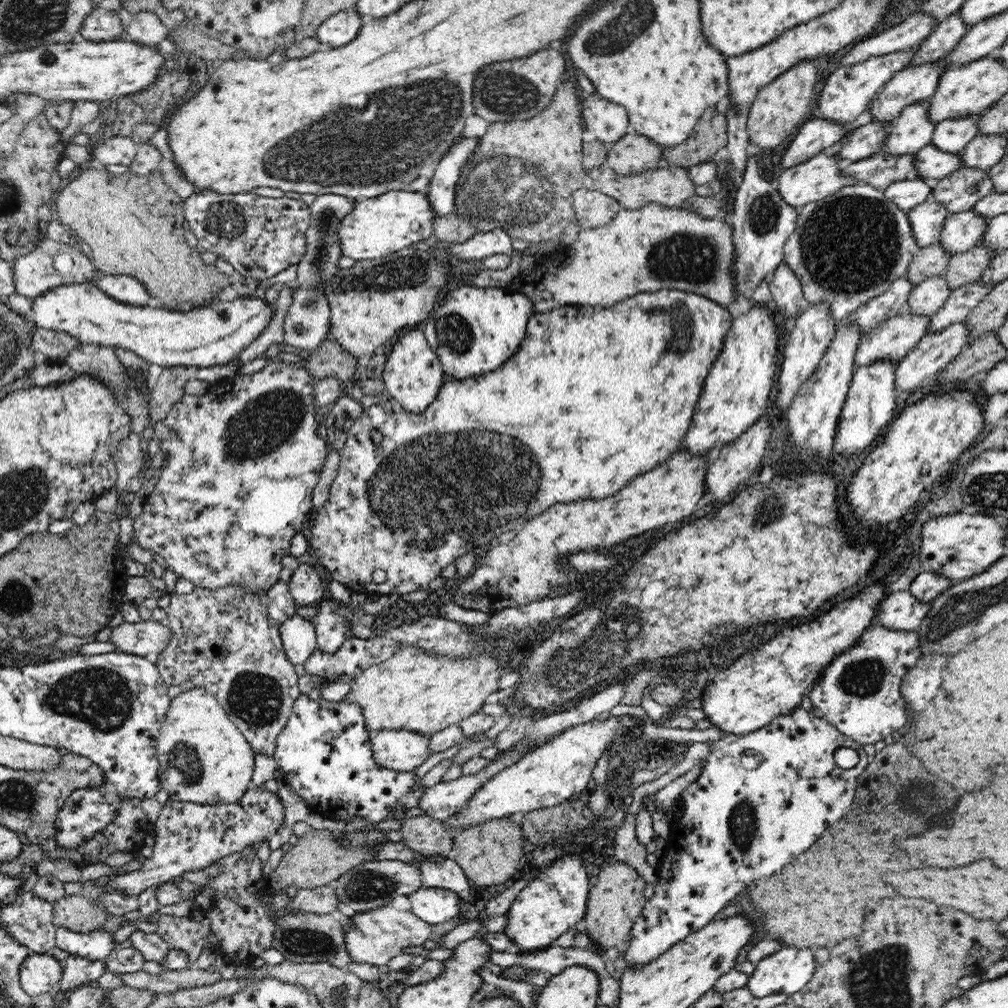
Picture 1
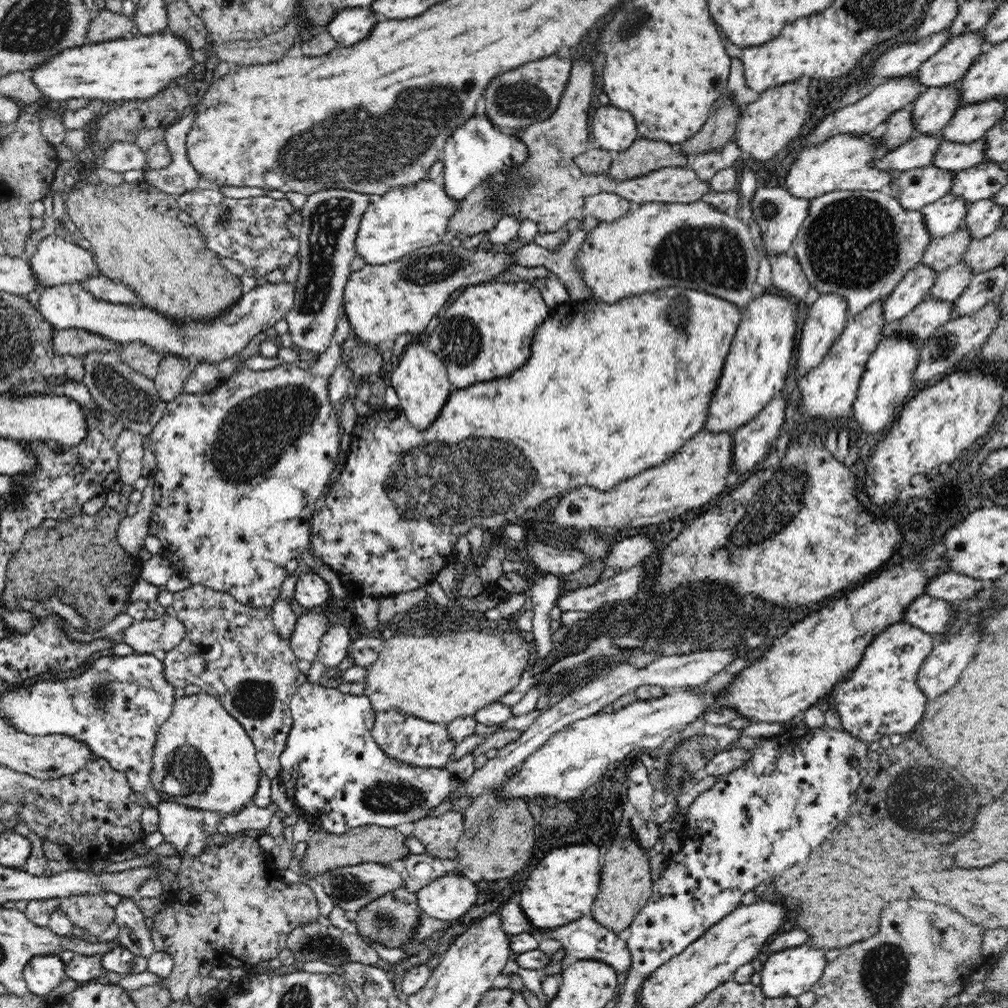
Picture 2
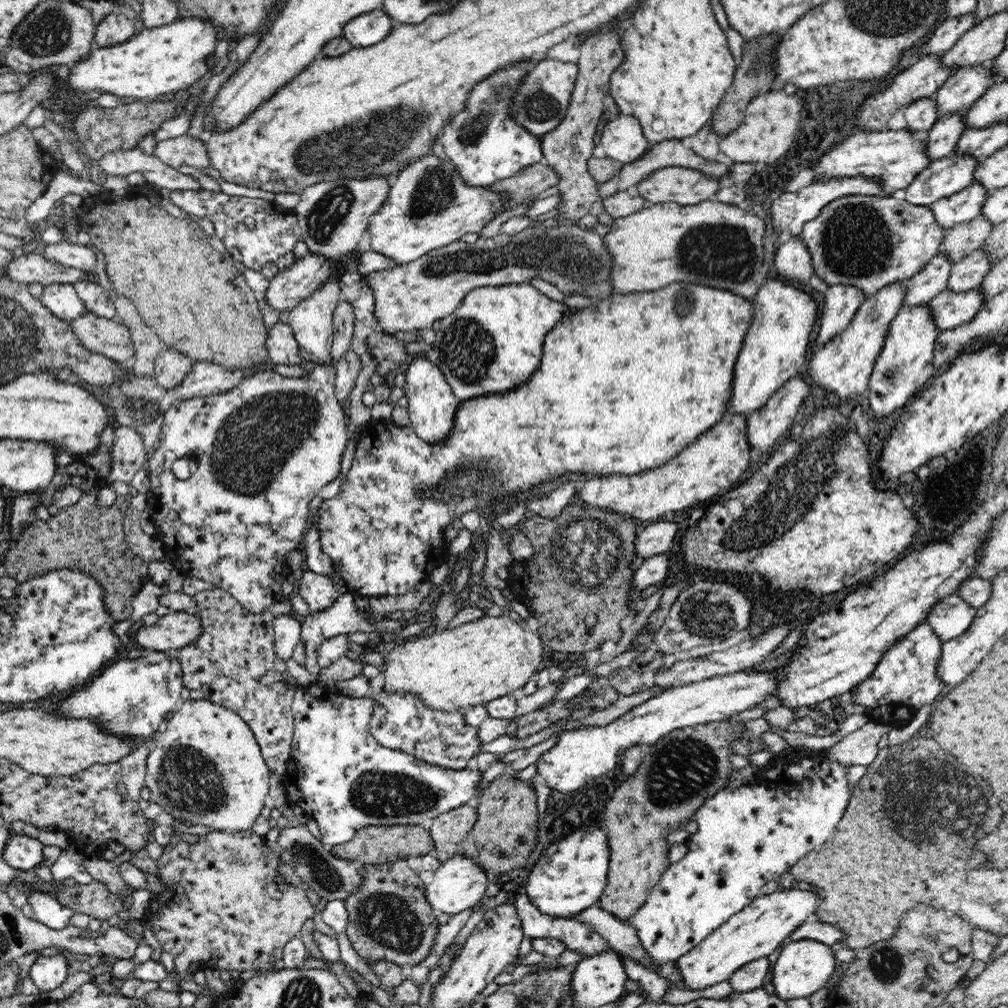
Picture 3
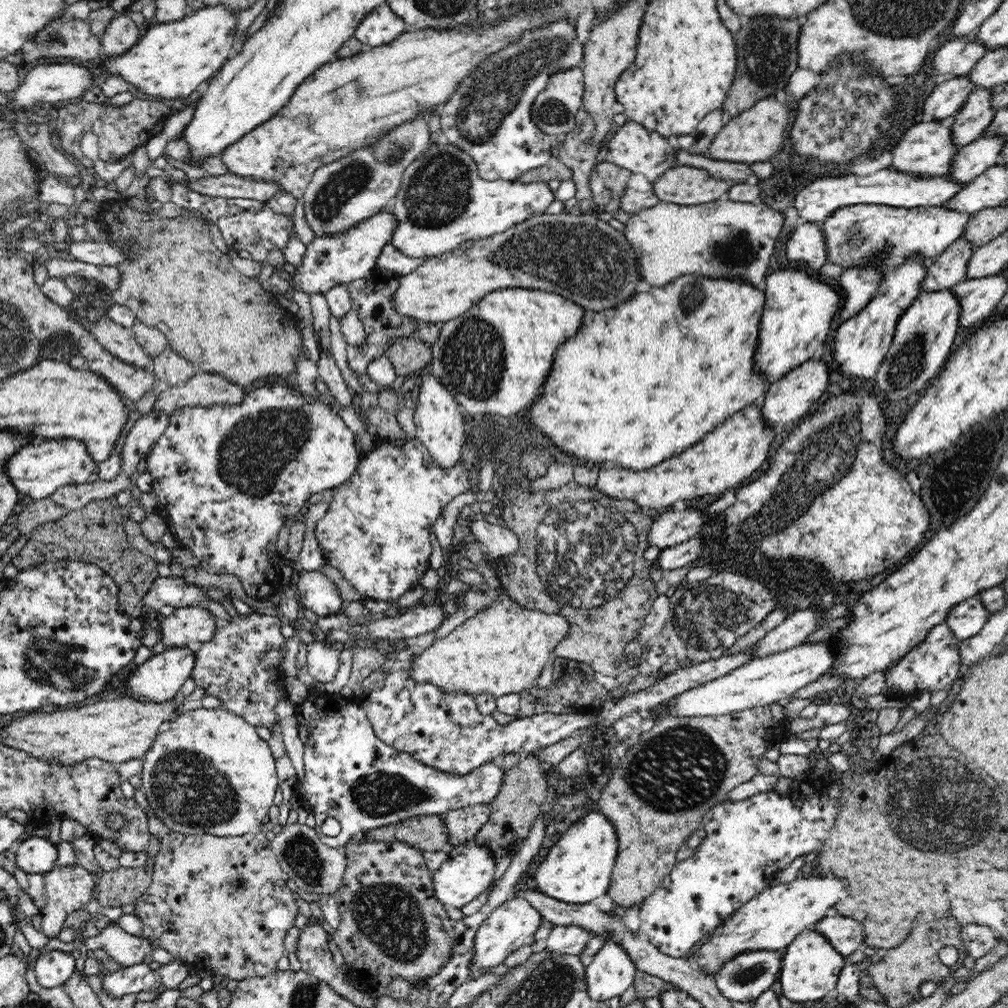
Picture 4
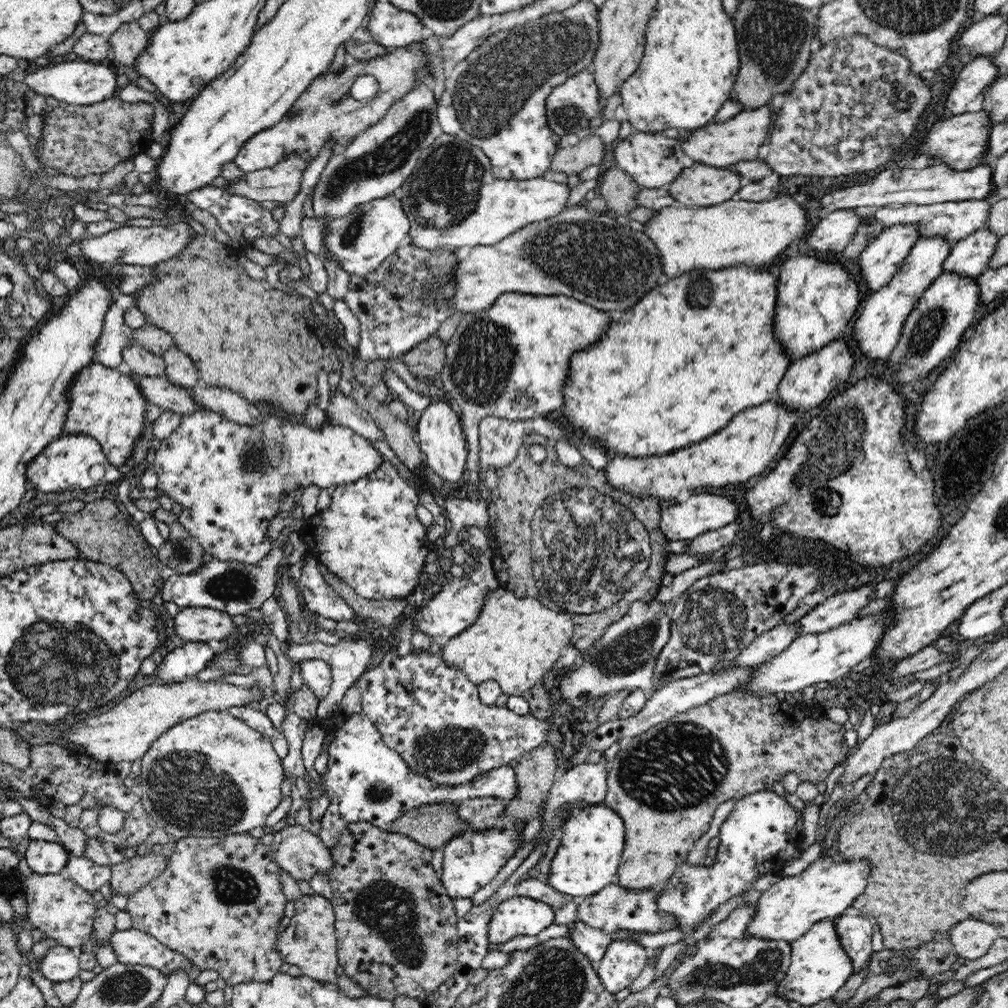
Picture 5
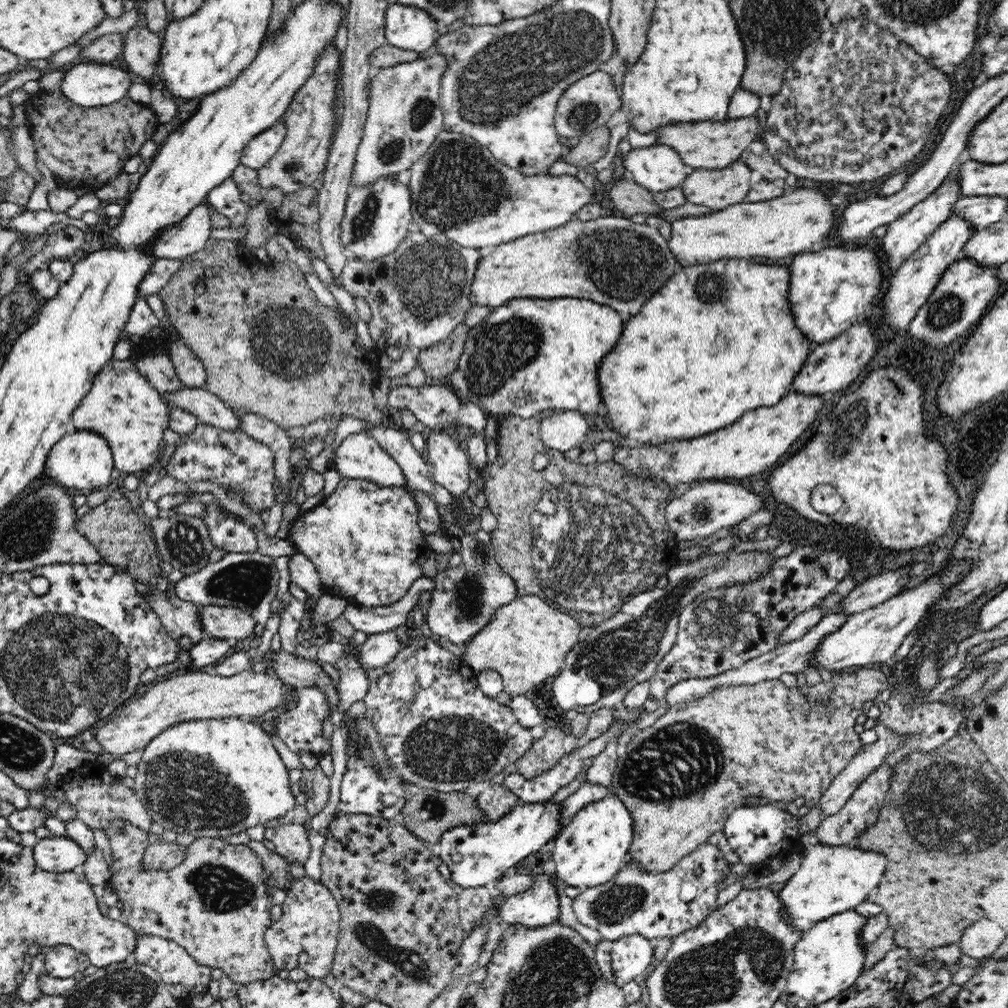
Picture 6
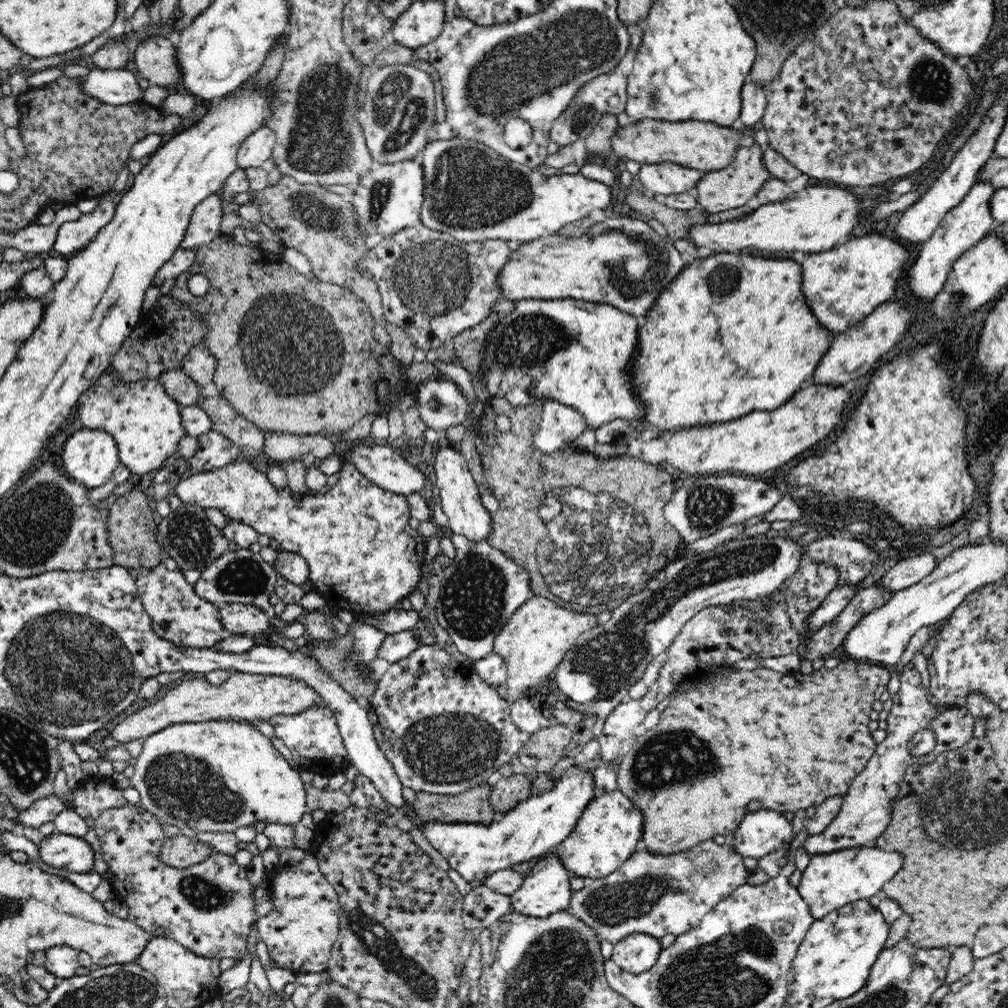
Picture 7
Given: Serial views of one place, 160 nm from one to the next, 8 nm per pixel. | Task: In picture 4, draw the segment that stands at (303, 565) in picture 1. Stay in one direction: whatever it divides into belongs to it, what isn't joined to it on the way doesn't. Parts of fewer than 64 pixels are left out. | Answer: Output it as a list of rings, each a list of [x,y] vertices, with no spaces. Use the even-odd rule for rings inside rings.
[[[302,571],[295,590],[300,594],[302,606],[315,612],[319,617],[336,614],[345,604],[337,586],[321,571]]]

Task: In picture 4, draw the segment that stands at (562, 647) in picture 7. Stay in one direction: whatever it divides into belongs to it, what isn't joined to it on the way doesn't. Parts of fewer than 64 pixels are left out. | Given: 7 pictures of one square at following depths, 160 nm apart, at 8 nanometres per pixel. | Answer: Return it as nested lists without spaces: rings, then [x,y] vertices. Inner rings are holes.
[[[502,590],[498,602],[491,603],[447,636],[436,639],[424,650],[417,650],[410,660],[408,677],[412,677],[412,680],[418,683],[436,685],[442,693],[468,693],[472,697],[482,693],[492,693],[494,697],[520,693],[535,686],[540,670],[548,664],[556,644],[569,634],[568,628],[570,624],[566,617],[543,613],[536,609],[525,609]]]

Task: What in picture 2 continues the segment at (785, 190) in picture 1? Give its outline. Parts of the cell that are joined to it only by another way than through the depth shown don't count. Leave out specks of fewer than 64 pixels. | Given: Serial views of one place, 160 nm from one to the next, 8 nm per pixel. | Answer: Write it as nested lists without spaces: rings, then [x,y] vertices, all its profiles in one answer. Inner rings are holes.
[[[856,135],[833,136],[823,143],[800,151],[800,156],[794,160],[785,178],[786,190],[794,197],[808,200],[834,191],[878,191],[882,186],[891,184],[898,174],[874,169],[868,162],[887,151],[874,138],[863,140]]]

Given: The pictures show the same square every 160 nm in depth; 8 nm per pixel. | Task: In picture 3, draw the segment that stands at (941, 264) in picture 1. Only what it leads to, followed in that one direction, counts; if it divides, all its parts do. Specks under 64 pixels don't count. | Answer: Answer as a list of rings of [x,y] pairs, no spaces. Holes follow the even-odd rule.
[[[982,214],[956,225],[945,232],[939,254],[947,256],[951,265],[957,264],[961,259],[980,249],[992,230],[992,223]]]

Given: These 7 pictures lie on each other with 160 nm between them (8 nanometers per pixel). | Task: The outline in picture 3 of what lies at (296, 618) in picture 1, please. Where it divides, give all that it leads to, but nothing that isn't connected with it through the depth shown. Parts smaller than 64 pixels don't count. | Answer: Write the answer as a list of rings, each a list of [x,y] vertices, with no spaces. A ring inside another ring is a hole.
[[[346,592],[341,594],[336,602],[332,606],[325,608],[321,611],[313,612],[311,615],[306,616],[301,620],[301,634],[300,641],[303,642],[303,648],[305,653],[305,668],[310,674],[313,674],[316,677],[316,674],[320,672],[321,666],[317,661],[317,648],[320,646],[321,642],[338,636],[340,634],[348,635],[353,632],[394,632],[394,630],[401,630],[408,623],[405,622],[395,622],[389,618],[384,618],[378,623],[371,624],[368,621],[365,621],[360,615],[359,610],[354,606],[354,594]]]

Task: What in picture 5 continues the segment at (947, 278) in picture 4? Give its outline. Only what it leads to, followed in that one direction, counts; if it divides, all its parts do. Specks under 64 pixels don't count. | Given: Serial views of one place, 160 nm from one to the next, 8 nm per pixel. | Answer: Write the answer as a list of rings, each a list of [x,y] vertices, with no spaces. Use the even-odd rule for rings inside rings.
[[[984,228],[978,229],[963,240],[953,242],[943,265],[943,273],[960,277],[980,276],[989,269],[988,262],[998,242],[999,237]]]

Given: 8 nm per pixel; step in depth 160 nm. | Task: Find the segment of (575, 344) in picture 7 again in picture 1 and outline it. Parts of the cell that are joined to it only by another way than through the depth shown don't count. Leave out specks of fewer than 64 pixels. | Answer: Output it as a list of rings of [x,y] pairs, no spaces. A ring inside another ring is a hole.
[[[460,285],[446,296],[442,306],[434,306],[433,312],[419,327],[422,328],[428,344],[436,351],[445,375],[454,379],[466,379],[488,373],[506,362],[510,352],[516,352],[518,344],[524,340],[528,316],[533,313],[533,305],[526,296],[509,294],[500,287]]]

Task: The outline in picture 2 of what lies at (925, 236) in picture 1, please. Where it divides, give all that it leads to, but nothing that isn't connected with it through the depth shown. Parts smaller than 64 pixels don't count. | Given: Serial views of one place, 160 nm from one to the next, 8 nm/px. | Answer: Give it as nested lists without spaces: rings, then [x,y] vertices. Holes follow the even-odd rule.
[[[948,193],[940,200],[923,206],[919,210],[920,216],[930,237],[942,238],[961,228],[967,205],[966,201]]]

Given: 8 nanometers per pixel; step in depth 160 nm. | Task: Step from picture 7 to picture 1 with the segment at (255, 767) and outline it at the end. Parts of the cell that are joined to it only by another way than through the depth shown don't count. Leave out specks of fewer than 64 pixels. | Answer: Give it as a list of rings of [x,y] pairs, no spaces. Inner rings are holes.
[[[202,687],[181,692],[170,702],[157,742],[160,781],[169,792],[169,800],[202,805],[238,802],[252,785],[255,752],[241,731],[232,723],[216,696]]]

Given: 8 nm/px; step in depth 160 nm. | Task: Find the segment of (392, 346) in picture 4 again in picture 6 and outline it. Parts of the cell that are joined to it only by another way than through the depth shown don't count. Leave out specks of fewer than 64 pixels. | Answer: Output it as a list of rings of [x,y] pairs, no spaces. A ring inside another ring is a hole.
[[[462,322],[442,342],[416,352],[417,367],[424,370],[426,377],[439,382],[456,371],[468,328]]]

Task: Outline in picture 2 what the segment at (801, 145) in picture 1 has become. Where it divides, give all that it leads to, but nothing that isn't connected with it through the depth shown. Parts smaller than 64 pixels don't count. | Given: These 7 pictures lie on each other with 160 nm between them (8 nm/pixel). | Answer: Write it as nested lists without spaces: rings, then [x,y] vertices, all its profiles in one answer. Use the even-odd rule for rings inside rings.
[[[911,74],[904,77],[891,78],[886,82],[878,82],[870,90],[862,95],[860,100],[856,100],[842,107],[841,109],[830,112],[830,116],[826,116],[822,122],[818,122],[818,126],[812,130],[812,134],[806,138],[804,149],[813,147],[814,145],[823,143],[825,140],[838,135],[856,135],[861,136],[868,134],[870,130],[874,130],[880,122],[884,122],[892,112],[900,110],[902,106],[912,102],[926,88],[920,83],[914,83],[910,79]]]

